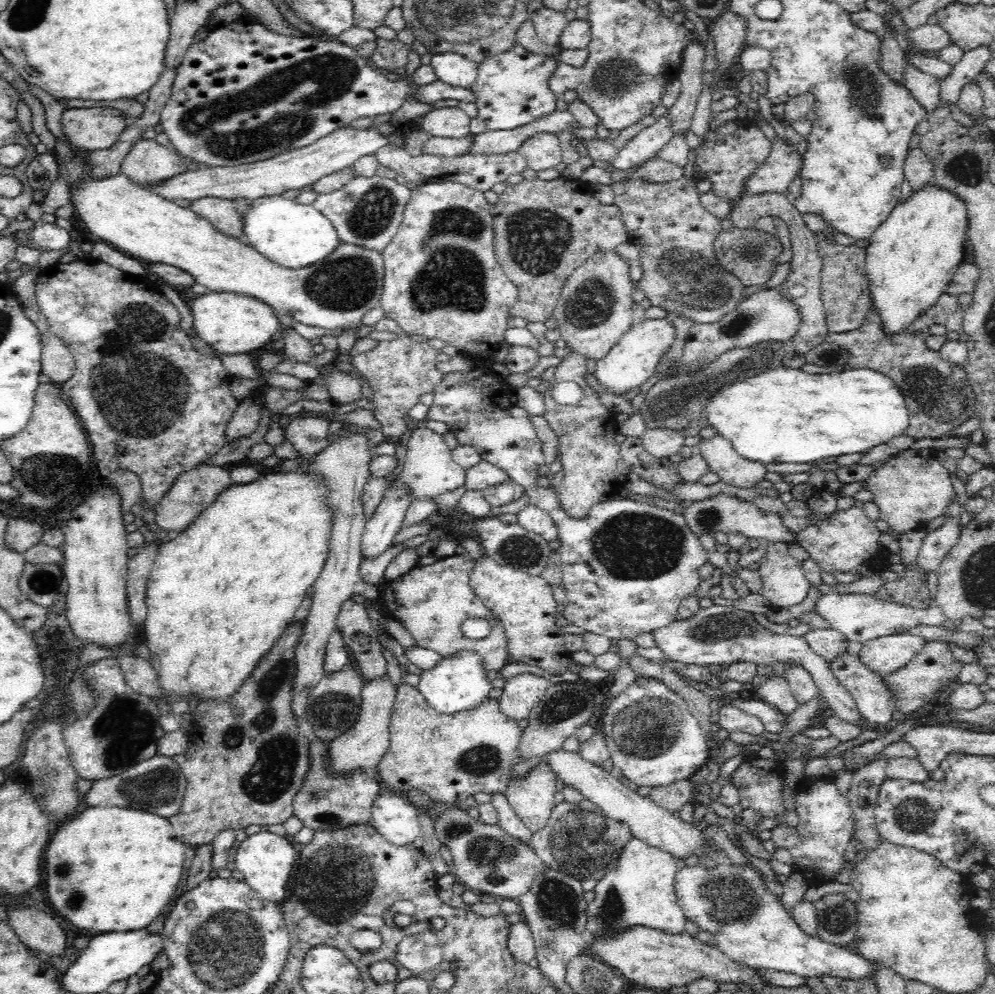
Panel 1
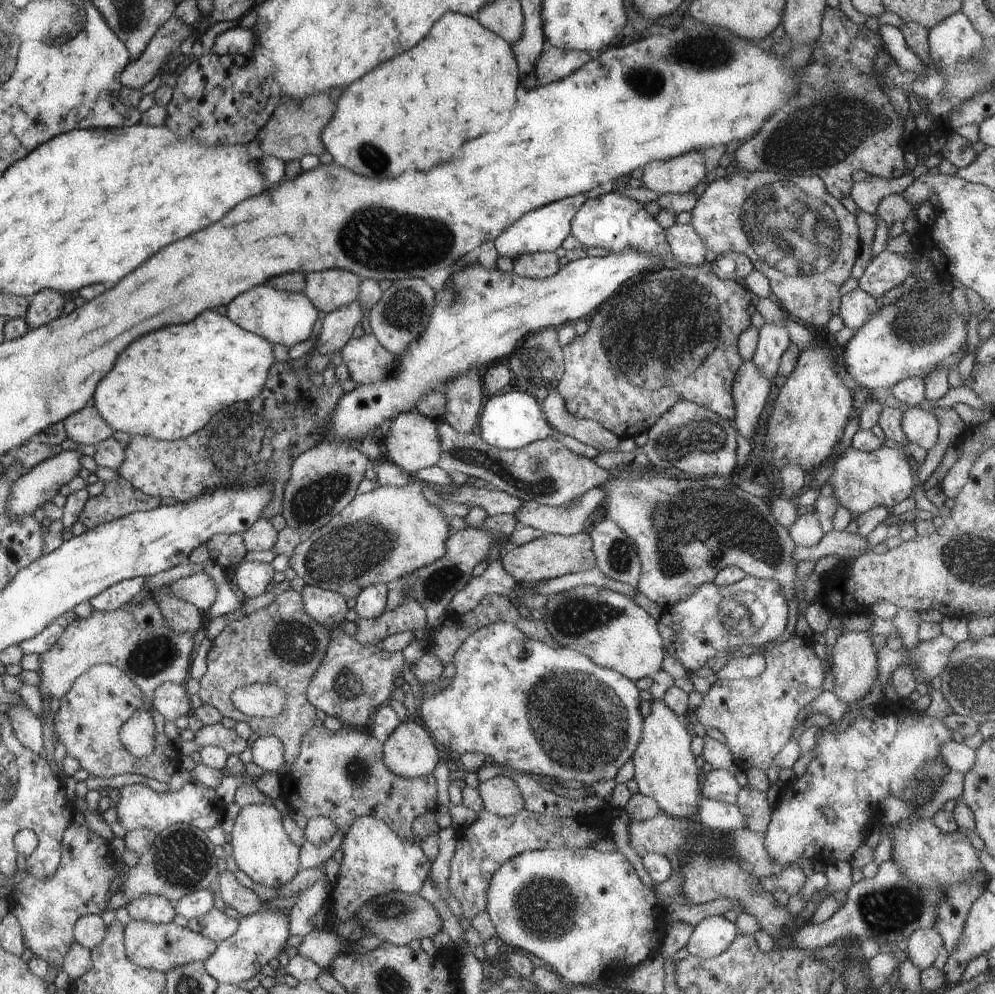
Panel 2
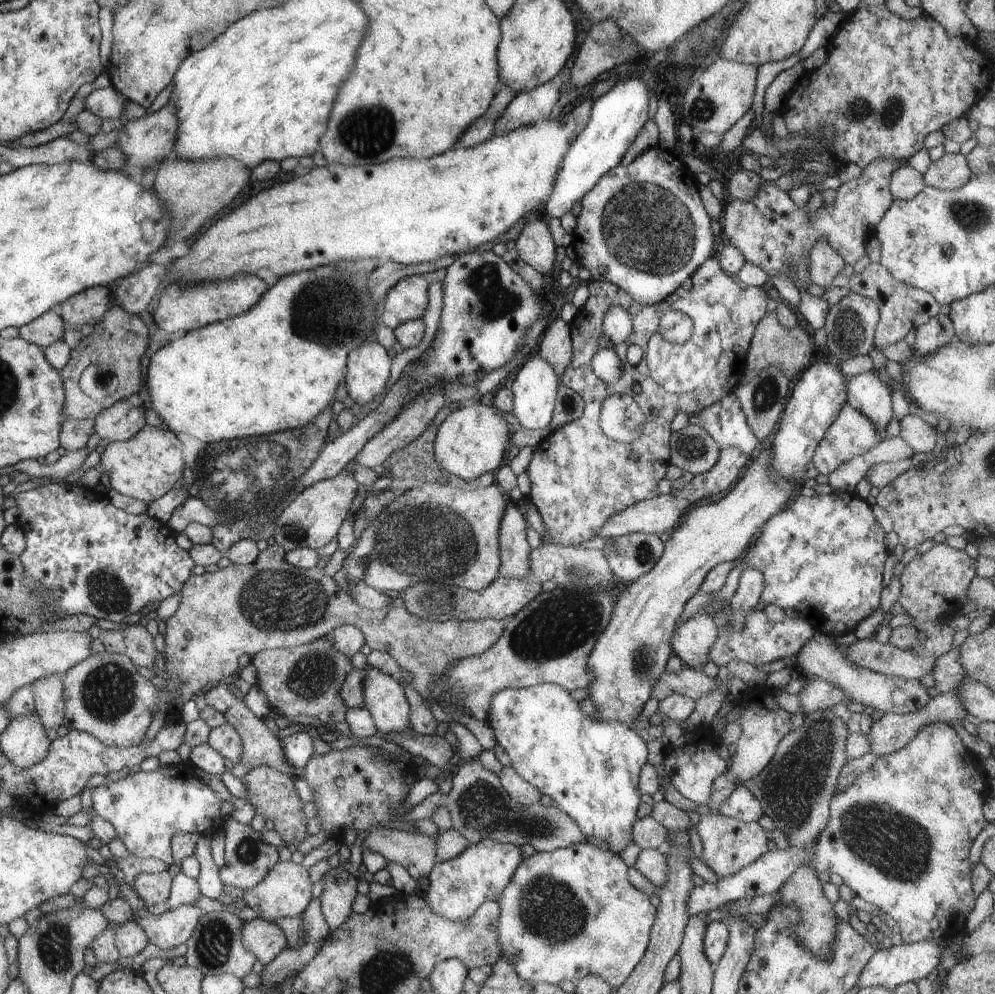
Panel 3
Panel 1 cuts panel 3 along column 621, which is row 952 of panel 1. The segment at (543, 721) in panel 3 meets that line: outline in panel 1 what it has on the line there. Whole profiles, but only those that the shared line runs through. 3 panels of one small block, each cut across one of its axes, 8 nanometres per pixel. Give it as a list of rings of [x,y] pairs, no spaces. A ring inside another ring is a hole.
[[[724,864],[714,870],[704,868],[684,868],[676,876],[676,896],[688,920],[696,922],[700,930],[714,934],[716,946],[734,962],[756,968],[772,968],[782,972],[794,972],[810,978],[820,978],[824,974],[848,978],[870,978],[872,964],[864,956],[850,954],[844,946],[836,946],[812,938],[800,932],[794,918],[782,908],[782,900],[774,898],[764,882],[762,872],[756,868],[736,868],[734,864]]]

